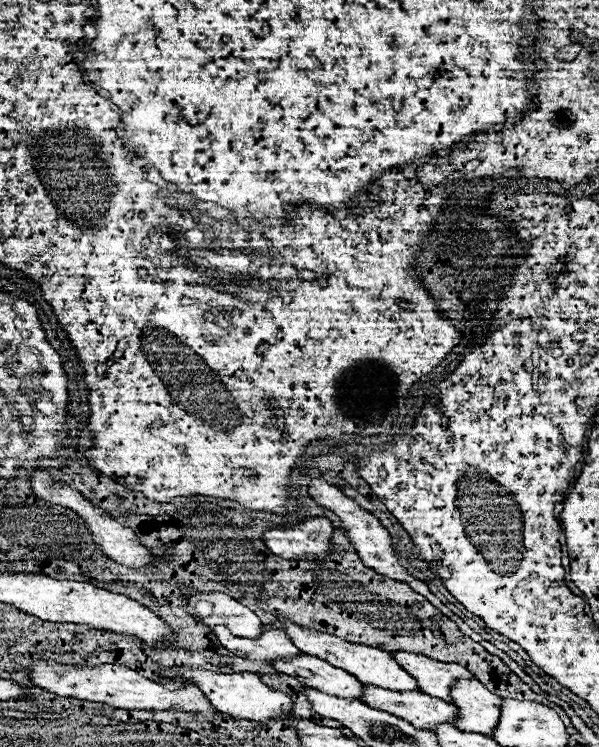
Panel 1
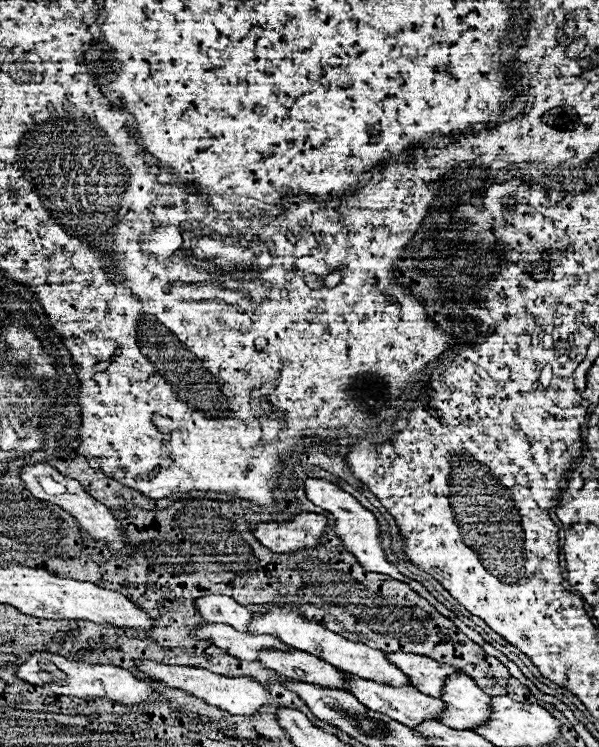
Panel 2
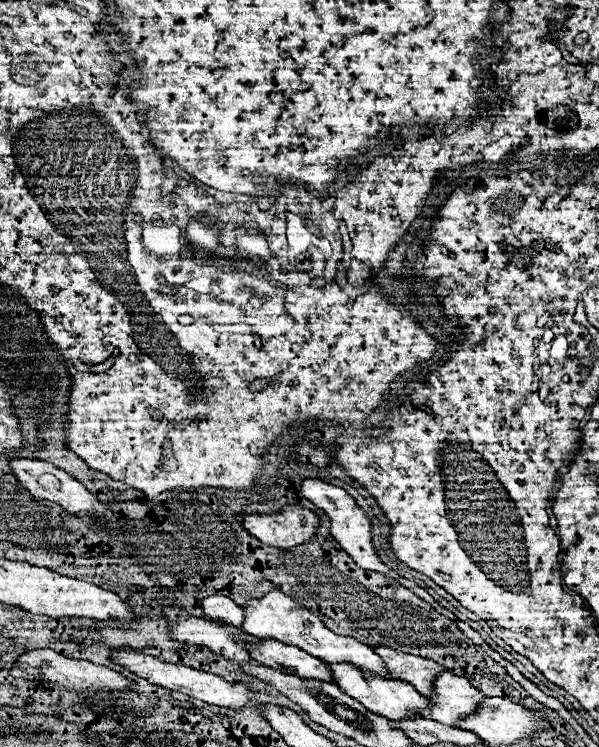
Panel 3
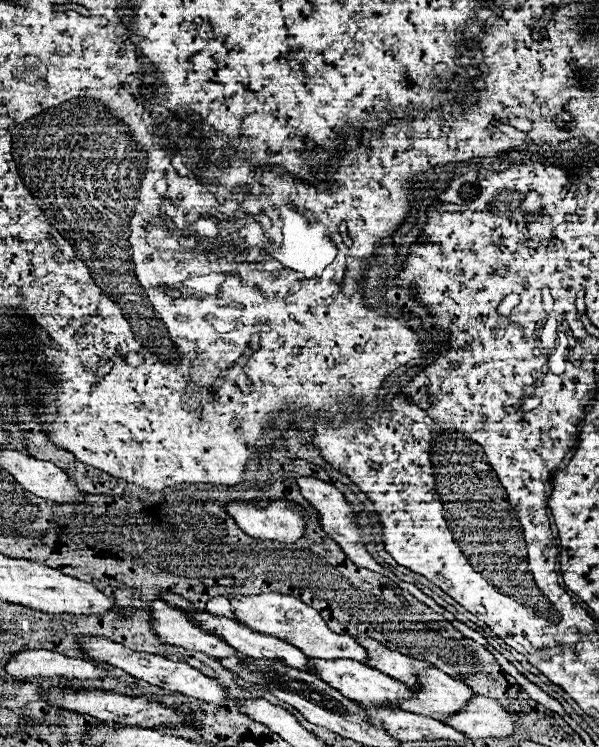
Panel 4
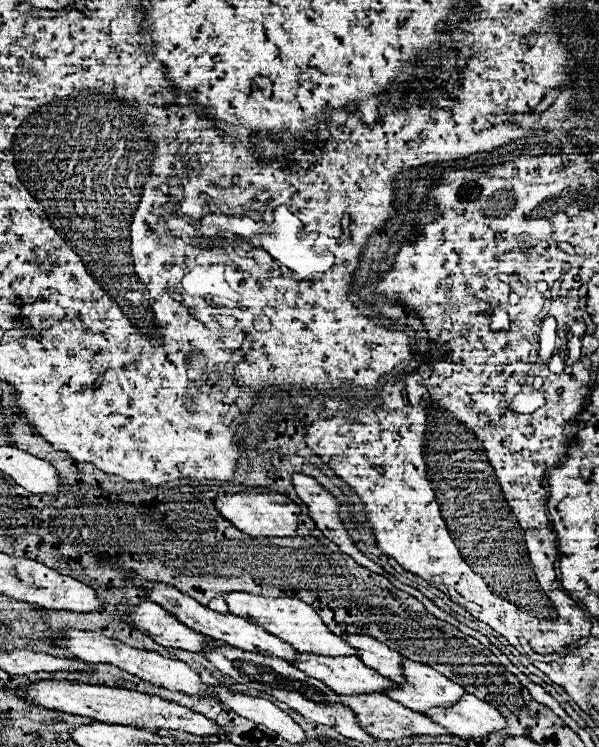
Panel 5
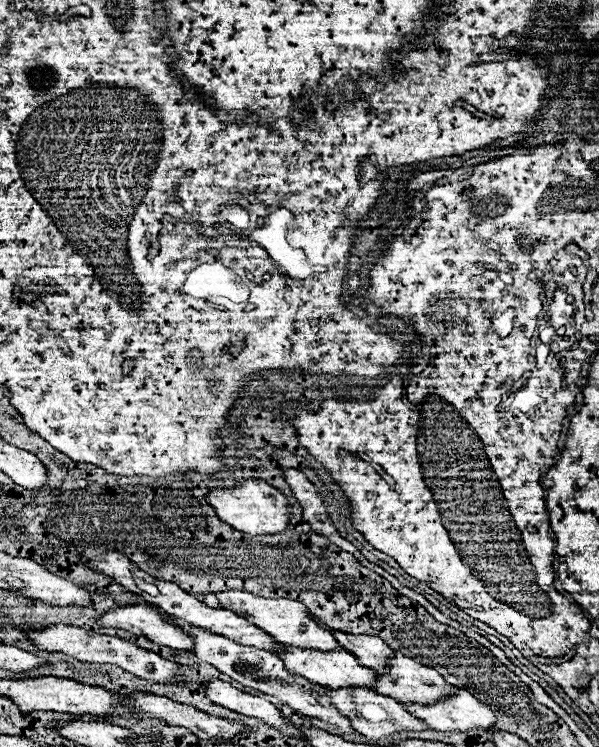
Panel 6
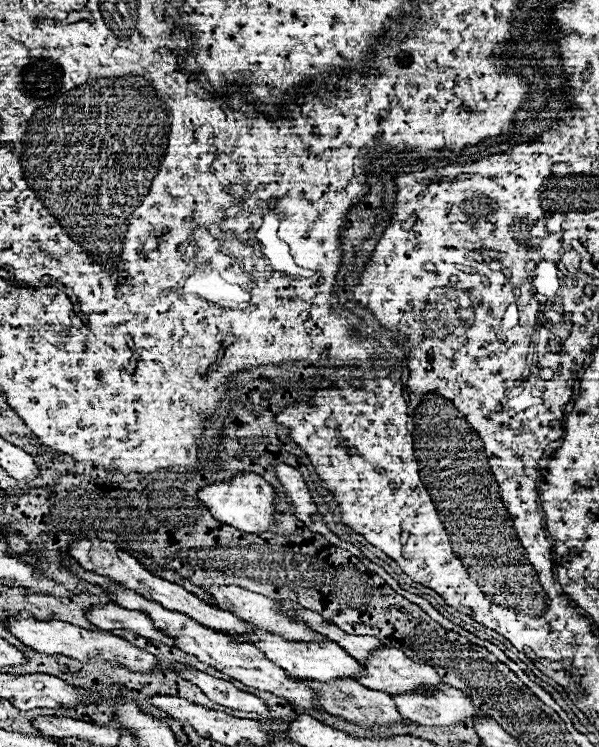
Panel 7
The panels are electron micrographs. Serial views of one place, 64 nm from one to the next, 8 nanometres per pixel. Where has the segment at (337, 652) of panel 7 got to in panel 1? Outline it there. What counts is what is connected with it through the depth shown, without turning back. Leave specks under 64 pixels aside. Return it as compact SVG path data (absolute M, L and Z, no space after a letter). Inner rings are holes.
M370 684L366 686L368 690L364 690L362 702L368 702L368 706L376 706L378 710L388 710L388 714L412 722L412 726L430 730L438 724L458 722L458 708L440 698L432 698L424 692L394 692Z

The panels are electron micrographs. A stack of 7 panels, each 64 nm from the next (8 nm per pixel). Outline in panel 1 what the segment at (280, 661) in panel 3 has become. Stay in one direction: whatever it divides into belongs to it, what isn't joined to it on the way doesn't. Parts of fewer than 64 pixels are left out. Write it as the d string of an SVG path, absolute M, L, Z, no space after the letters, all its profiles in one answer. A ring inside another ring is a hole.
M302 654L300 658L292 658L288 662L272 662L272 666L284 674L296 674L304 686L322 690L326 694L356 700L360 700L364 694L364 684L356 676L308 654Z

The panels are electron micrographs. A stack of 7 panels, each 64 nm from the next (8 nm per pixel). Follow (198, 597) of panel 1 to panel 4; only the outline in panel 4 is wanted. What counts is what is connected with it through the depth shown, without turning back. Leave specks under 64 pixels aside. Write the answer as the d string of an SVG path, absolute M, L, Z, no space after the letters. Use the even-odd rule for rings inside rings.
M214 596L206 602L206 612L212 614L212 616L226 616L226 618L234 618L236 620L236 614L234 610L230 608L230 600L224 598L224 596Z

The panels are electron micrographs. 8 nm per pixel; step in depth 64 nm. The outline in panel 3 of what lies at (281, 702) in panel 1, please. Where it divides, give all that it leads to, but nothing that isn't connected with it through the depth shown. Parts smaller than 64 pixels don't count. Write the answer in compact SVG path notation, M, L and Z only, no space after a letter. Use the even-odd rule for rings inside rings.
M114 652L112 656L114 662L122 664L124 668L128 668L130 672L134 672L140 678L146 678L150 684L168 688L168 690L176 690L182 694L188 694L192 698L198 698L202 702L208 702L212 706L220 706L220 708L230 708L230 710L242 710L244 706L254 704L254 696L256 696L256 688L250 688L248 684L242 682L226 682L220 676L212 674L212 672L204 672L204 670L196 670L190 666L182 666L182 664L168 664L168 662L160 662L154 656L146 656L146 654L128 654L128 652Z

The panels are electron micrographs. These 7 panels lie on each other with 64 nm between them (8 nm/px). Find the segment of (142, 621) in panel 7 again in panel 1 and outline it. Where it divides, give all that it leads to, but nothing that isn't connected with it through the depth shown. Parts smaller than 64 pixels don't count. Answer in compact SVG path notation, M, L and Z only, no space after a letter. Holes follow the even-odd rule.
M212 626L210 628L220 644L238 654L240 658L248 658L248 660L262 660L262 662L274 662L274 660L290 660L300 656L302 652L288 640L288 636L284 634L284 630L268 630L262 634L262 638L236 638L234 634L230 634L224 626Z

